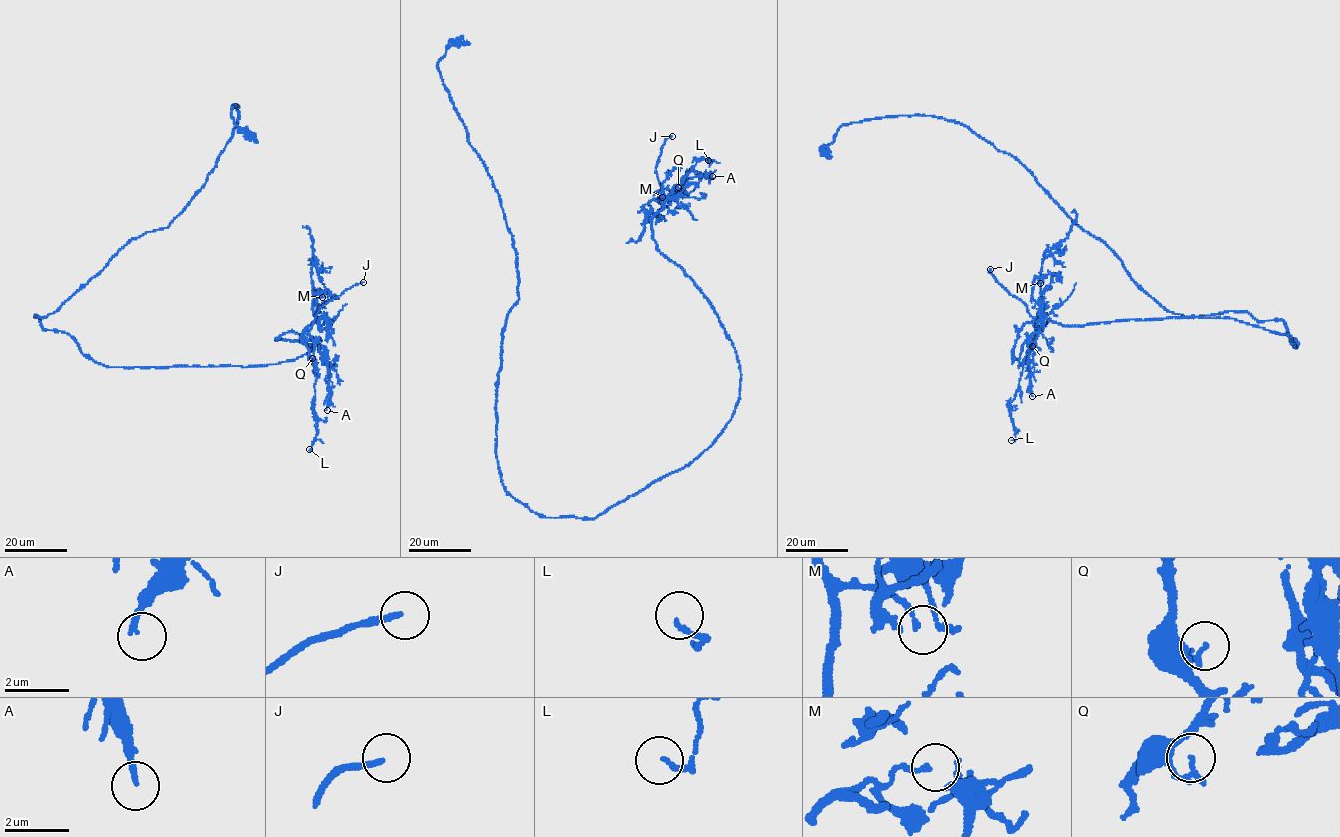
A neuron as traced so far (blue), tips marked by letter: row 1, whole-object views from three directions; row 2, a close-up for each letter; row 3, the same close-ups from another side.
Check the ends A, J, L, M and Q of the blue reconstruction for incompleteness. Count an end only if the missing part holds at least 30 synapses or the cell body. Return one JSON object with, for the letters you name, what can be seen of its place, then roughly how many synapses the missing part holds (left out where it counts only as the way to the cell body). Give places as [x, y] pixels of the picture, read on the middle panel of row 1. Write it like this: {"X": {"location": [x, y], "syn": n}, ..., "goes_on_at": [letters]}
{"J": {"location": [672, 136]}, "goes_on_at": ["J"]}

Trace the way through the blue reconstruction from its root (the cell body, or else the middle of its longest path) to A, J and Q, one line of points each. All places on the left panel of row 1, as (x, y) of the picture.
A: (55, 331), (120, 367), (275, 364), (314, 349), (276, 340), (294, 331), (326, 351), (327, 410)
J: (55, 331), (109, 367), (275, 364), (314, 347), (276, 339), (291, 331), (302, 336), (321, 307), (363, 282)
Q: (55, 331), (109, 367), (275, 364), (314, 349), (276, 340), (291, 331), (312, 358)

